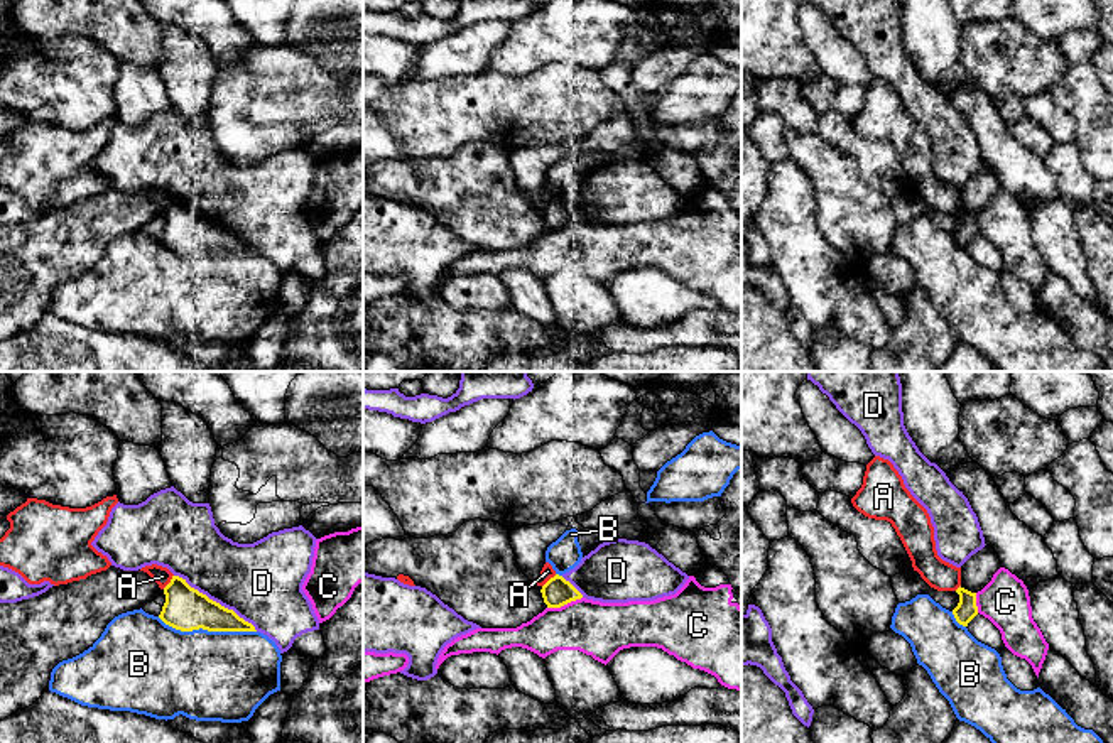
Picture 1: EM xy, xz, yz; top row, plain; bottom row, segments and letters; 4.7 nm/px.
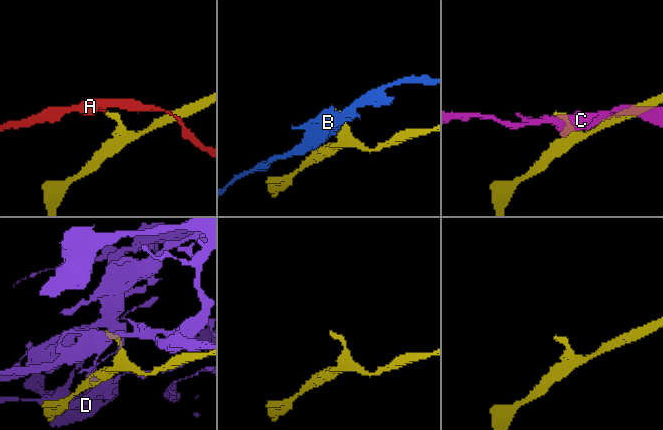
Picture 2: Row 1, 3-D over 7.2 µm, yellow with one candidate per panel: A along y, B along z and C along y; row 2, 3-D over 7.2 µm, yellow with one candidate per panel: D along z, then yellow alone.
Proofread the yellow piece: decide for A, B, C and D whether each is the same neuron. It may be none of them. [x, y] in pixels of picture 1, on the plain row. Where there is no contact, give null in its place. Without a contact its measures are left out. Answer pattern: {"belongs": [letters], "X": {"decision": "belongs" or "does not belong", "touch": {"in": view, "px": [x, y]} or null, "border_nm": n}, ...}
{"belongs": [], "A": {"decision": "does not belong", "touch": {"in": "xy", "px": [171, 203]}, "border_nm": 90}, "B": {"decision": "does not belong", "touch": {"in": "xy", "px": [206, 250]}, "border_nm": 480}, "C": {"decision": "does not belong", "touch": {"in": "xz", "px": [564, 225]}, "border_nm": 180}, "D": {"decision": "does not belong", "touch": {"in": "xy", "px": [215, 223]}, "border_nm": 480}}

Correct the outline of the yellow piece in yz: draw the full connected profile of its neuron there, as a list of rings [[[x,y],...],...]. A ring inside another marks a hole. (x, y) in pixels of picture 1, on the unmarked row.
[[[961,208],[956,214],[959,216],[959,225],[953,231],[953,236],[959,247],[968,248],[968,245],[978,236],[976,214],[971,214]]]

